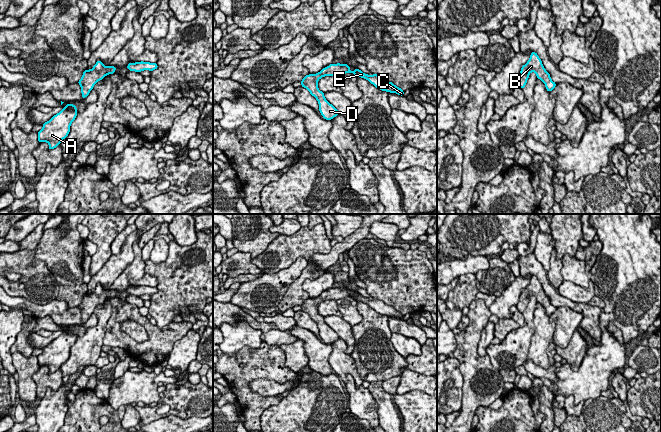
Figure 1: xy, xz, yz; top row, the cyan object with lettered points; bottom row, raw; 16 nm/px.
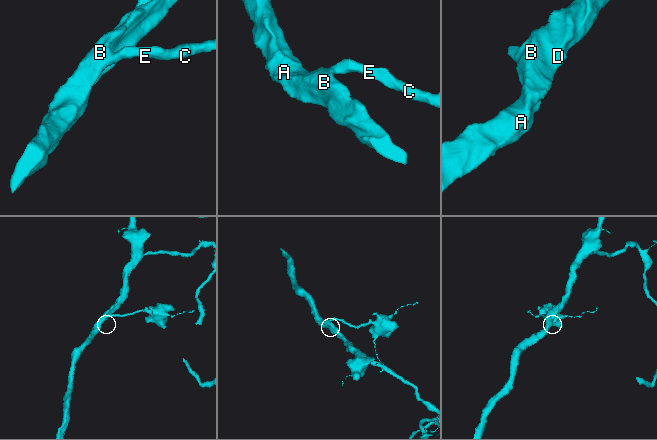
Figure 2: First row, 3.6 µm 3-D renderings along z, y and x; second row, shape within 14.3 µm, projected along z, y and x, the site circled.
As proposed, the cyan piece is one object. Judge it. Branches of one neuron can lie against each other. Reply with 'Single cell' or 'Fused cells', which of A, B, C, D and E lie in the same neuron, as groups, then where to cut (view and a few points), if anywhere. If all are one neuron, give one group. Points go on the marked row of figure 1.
Single cell. Groups: A B C D E. No split

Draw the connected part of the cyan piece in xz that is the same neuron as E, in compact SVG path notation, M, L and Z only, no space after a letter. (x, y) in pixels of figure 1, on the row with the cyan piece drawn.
M332 63L326 68L323 68L317 74L306 75L301 81L301 86L306 88L310 92L310 94L317 99L319 104L319 111L323 118L326 120L331 120L334 117L338 116L339 111L325 99L324 92L321 92L318 89L318 80L325 76L338 76L339 74L346 73L352 73L355 76L364 78L368 80L371 84L373 84L376 88L382 91L387 91L389 93L393 92L399 94L400 96L404 95L404 91L401 88L397 87L392 82L385 80L382 76L379 76L377 74L373 74L372 76L370 76L363 73L358 68L352 72L350 70L350 67L346 63Z

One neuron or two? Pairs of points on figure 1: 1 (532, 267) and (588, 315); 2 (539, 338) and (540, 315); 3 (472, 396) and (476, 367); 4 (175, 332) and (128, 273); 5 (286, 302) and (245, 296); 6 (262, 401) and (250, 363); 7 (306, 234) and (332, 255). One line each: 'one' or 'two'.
1: one
2: one
3: one
4: two
5: two
6: one
7: two

